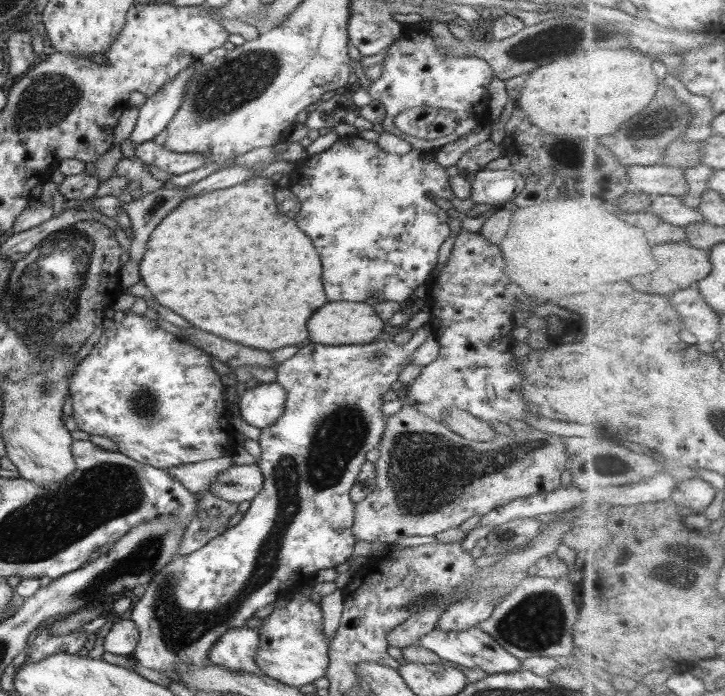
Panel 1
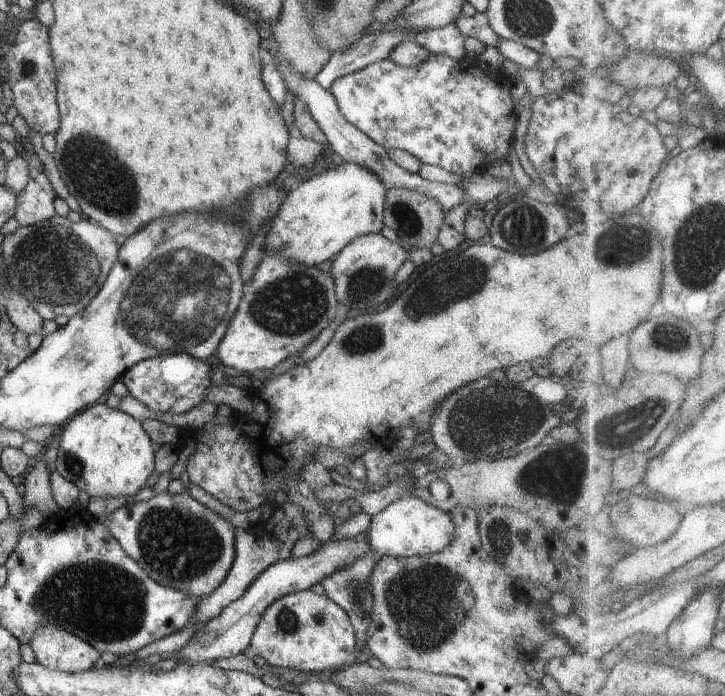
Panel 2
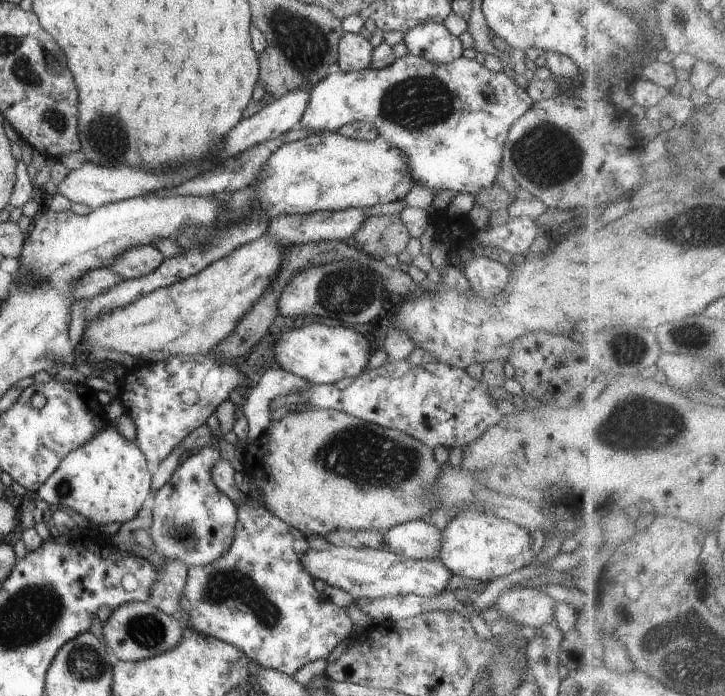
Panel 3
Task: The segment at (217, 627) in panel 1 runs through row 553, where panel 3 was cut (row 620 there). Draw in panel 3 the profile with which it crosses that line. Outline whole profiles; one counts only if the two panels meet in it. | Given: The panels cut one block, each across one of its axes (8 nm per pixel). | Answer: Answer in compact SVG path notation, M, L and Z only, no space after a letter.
M252 494L238 506L238 522L230 548L218 560L206 566L187 568L186 586L182 588L180 608L188 616L194 631L234 644L256 666L293 676L308 662L327 658L329 654L350 636L354 623L346 614L346 608L329 601L324 602L314 588L314 578L302 566L302 554L310 548L306 536L293 526L276 518Z

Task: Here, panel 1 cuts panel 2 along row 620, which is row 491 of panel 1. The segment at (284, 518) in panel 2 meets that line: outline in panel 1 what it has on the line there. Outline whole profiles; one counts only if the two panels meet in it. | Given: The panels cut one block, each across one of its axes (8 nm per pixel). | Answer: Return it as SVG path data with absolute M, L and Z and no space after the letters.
M223 456L194 464L183 464L180 467L176 466L167 472L170 477L174 477L180 484L183 484L184 488L197 493L209 491L209 484L216 480L220 472L224 472L230 466L236 466L236 464L233 464L229 456Z

